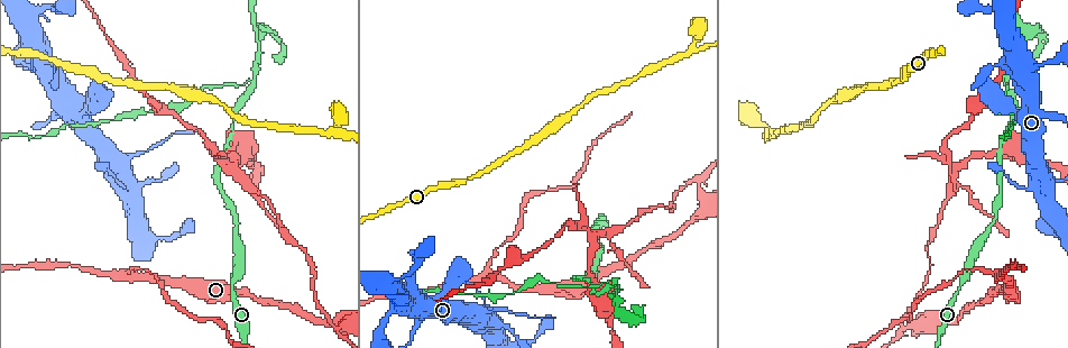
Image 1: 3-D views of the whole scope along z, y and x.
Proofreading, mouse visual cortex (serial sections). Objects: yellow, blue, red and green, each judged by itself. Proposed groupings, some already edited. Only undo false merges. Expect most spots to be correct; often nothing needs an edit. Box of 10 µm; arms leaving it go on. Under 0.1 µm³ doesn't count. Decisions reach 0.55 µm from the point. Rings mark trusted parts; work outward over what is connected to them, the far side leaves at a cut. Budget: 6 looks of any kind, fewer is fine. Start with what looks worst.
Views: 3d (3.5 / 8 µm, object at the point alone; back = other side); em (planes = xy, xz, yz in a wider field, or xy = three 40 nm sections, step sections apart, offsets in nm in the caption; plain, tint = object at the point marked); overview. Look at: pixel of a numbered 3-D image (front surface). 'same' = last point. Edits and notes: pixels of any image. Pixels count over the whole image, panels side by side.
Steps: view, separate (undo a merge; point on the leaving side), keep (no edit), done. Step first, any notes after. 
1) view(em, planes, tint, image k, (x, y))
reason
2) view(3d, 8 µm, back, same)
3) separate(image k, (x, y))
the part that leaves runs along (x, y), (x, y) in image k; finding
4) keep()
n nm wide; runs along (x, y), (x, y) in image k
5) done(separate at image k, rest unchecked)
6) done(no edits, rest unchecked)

view(3d, 3.5 µm, back, image 1, (695, 179))
thick turns thin

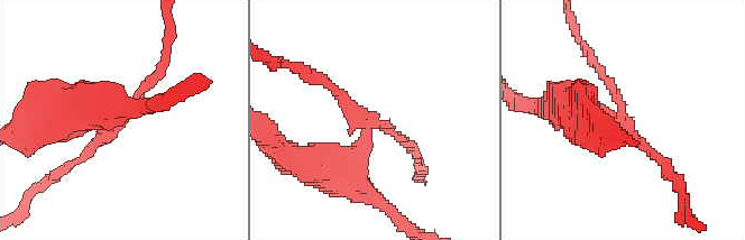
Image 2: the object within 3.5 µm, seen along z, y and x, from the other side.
view(em, xy, step 1, tint, image 2, (620, 113))
3 arms; arms of 150, 200, 500 nm

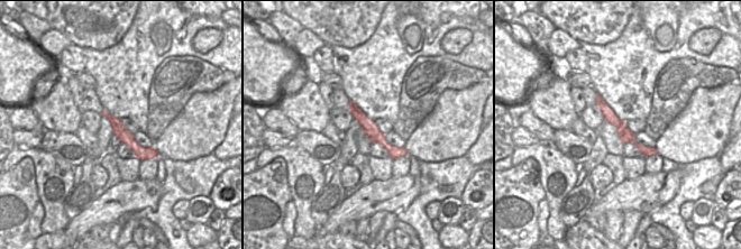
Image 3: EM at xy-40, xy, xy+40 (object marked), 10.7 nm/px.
separate(image 2, (147, 85))
the part that leaves runs along (618, 118), (622, 100), (576, 31) in image 2; two cells meet here

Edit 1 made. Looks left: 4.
view(overview)
see it whole again

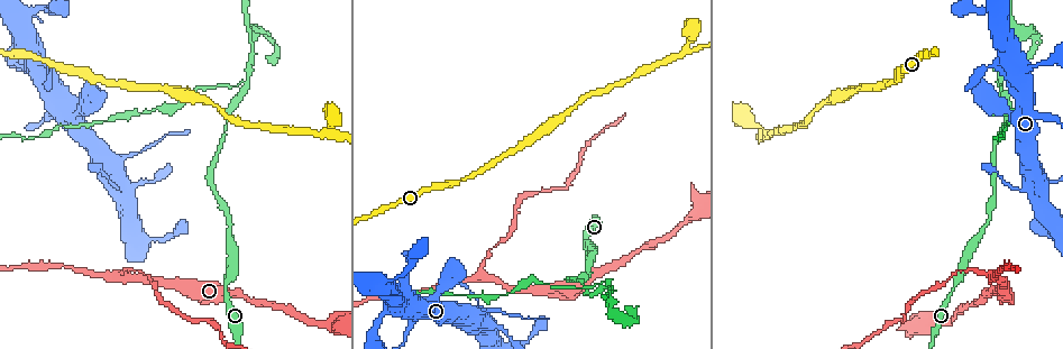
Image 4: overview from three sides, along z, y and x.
view(3d, 3.5 µm, image 4, (241, 89))

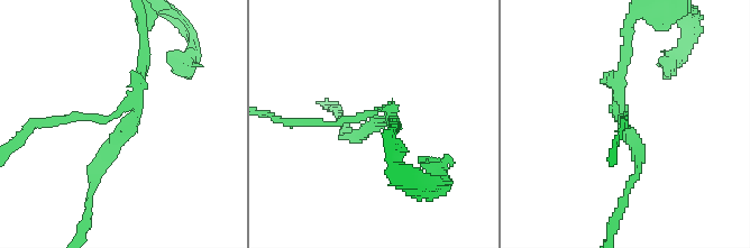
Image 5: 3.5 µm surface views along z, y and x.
view(em, xy, step 5, tint, image 5, (627, 130))
3 arms; arms of 100, 150, 150 nm; shape alone is not enough

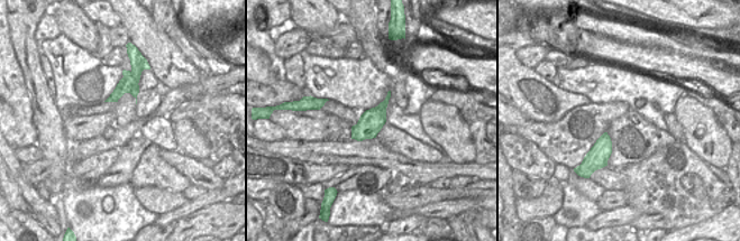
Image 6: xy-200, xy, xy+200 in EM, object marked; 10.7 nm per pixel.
separate(image 5, (83, 117))
two cells meet here

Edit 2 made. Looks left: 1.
done(separate at image 2, separate at image 5, rest unchecked)

